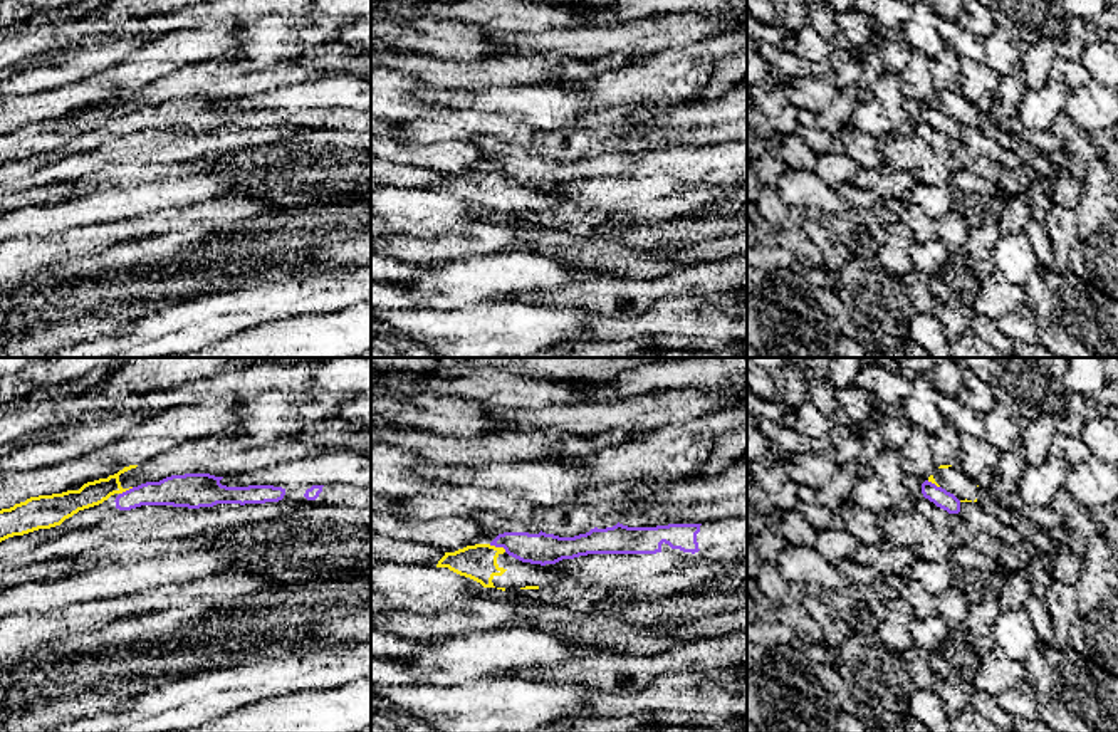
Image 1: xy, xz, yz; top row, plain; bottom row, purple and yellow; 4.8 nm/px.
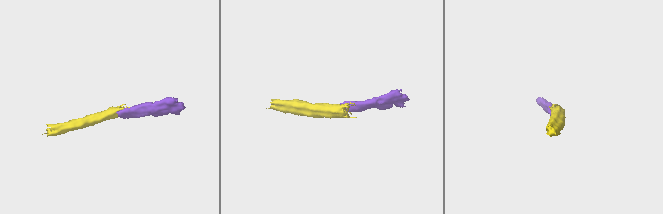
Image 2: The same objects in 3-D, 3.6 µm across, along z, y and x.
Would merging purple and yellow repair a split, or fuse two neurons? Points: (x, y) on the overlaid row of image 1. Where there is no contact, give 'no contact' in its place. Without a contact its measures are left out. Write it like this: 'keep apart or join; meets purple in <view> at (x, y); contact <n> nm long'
keep apart; meets purple in xz at (497, 546); contact 90 nm long

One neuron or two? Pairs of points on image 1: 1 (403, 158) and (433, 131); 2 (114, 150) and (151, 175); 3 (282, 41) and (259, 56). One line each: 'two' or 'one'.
1: two
2: two
3: one

